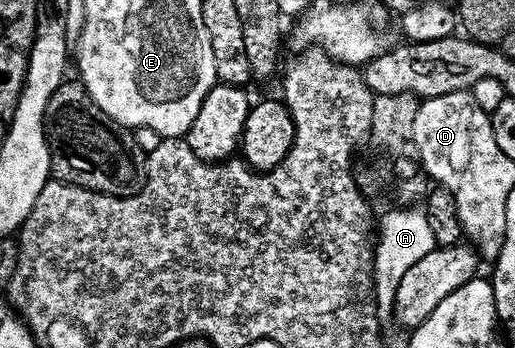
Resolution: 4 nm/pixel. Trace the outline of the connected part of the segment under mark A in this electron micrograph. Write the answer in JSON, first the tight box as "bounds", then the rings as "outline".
{"bounds":[373,207,438,323],"outline":[[[393,207],[393,210],[381,221],[381,235],[375,239],[373,254],[373,292],[375,294],[375,312],[382,322],[388,323],[395,317],[395,291],[403,283],[410,267],[415,267],[423,255],[438,248],[431,223],[427,223],[424,212],[417,207]]]}

